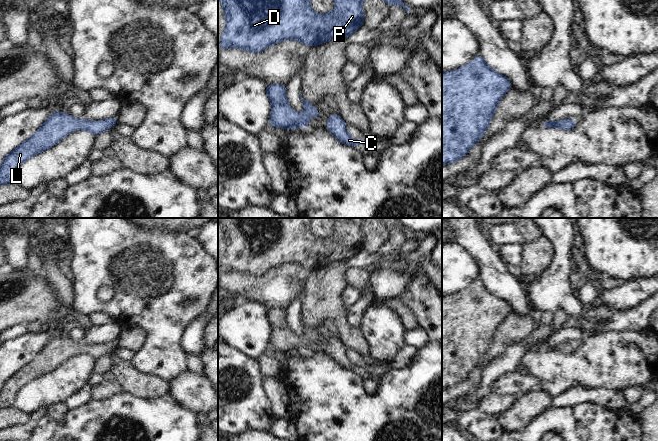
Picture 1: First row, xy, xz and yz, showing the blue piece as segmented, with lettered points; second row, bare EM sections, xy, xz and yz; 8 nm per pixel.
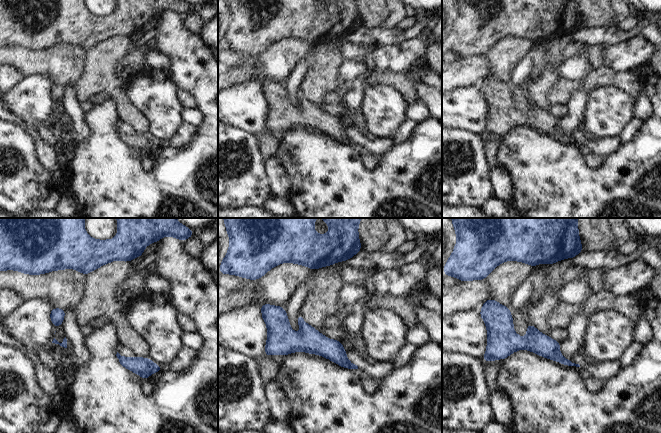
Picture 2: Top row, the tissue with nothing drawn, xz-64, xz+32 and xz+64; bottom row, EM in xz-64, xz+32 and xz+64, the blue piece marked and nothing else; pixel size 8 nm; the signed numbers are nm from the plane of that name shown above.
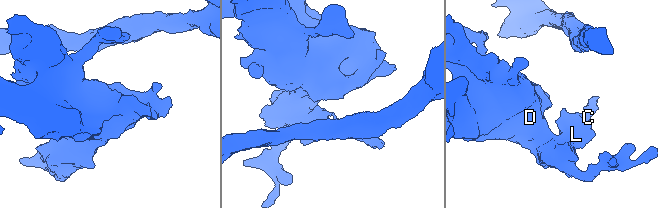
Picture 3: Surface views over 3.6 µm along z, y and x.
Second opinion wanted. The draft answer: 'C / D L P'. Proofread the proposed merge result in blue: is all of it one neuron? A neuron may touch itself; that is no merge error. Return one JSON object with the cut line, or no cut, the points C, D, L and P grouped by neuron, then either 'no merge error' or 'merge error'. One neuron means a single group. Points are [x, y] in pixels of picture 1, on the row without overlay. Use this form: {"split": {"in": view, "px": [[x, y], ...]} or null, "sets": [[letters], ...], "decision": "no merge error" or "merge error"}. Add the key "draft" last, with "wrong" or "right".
{"split": null, "sets": [["C", "D", "L", "P"]], "decision": "no merge error", "draft": "wrong"}

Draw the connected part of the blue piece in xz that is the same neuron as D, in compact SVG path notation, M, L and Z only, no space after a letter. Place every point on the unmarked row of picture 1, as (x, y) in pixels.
M218 218L226 241L226 252L220 263L220 274L244 273L251 277L262 276L283 264L297 264L310 271L334 262L347 262L363 250L362 225L369 218L331 218L336 228L334 235L317 238L310 230L312 218Z

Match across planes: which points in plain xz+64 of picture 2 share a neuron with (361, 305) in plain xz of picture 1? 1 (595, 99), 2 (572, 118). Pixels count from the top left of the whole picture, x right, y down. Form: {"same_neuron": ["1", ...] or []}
{"same_neuron": ["2"]}

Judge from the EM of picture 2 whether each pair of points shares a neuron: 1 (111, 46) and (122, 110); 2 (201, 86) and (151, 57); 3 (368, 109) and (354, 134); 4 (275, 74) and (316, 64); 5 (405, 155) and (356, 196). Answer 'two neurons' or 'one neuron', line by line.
1: one neuron
2: two neurons
3: two neurons
4: two neurons
5: one neuron

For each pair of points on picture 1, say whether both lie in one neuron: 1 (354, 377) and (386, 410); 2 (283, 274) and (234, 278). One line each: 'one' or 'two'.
1: one
2: one

